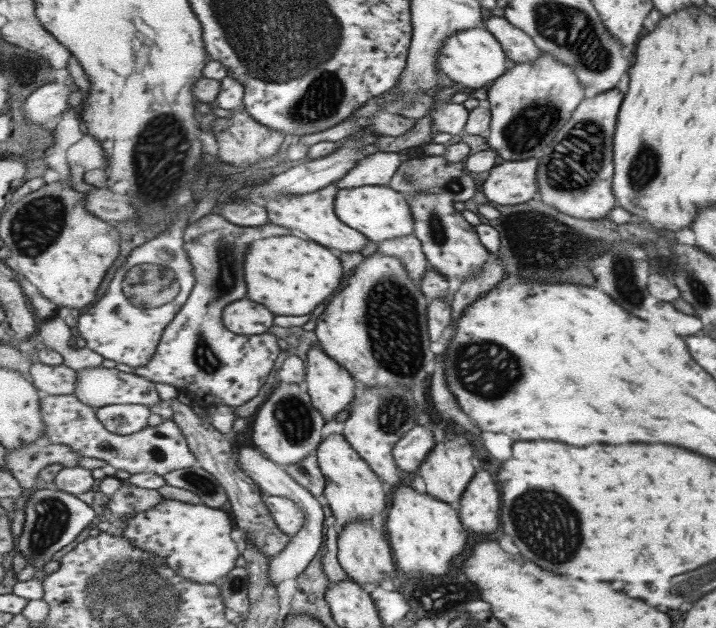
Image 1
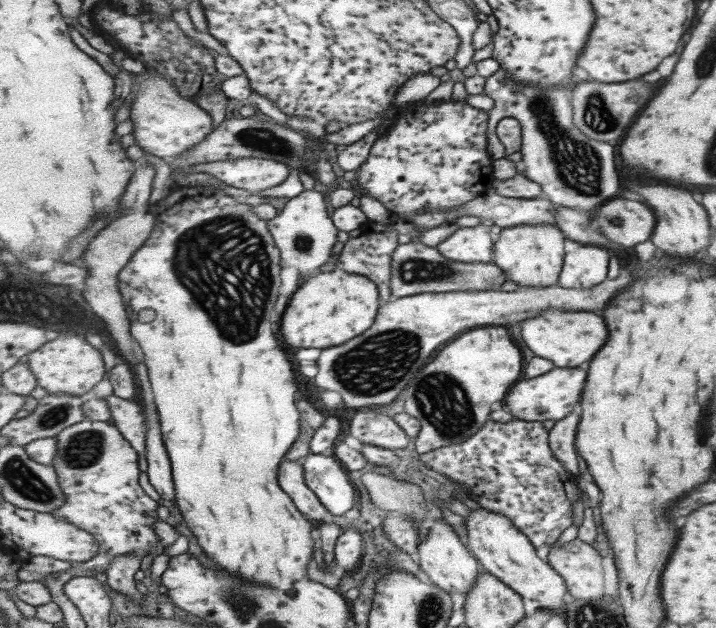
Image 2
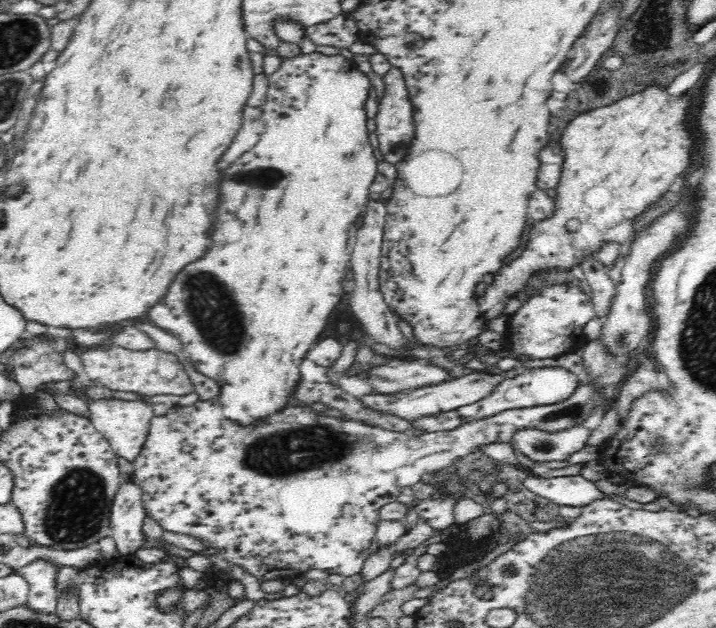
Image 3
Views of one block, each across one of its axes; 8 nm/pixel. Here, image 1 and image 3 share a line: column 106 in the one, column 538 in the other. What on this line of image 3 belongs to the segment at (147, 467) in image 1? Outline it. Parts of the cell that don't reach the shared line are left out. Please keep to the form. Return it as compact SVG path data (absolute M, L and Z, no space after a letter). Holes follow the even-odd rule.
M584 424L547 432L540 428L516 430L512 442L527 457L538 462L566 460L586 445L591 431Z

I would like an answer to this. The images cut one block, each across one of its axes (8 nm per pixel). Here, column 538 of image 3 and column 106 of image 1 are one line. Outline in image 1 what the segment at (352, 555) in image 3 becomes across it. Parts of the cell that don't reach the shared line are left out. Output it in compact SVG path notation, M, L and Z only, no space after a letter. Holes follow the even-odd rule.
M113 404L96 413L105 428L122 436L146 430L151 418L151 408L143 404Z

